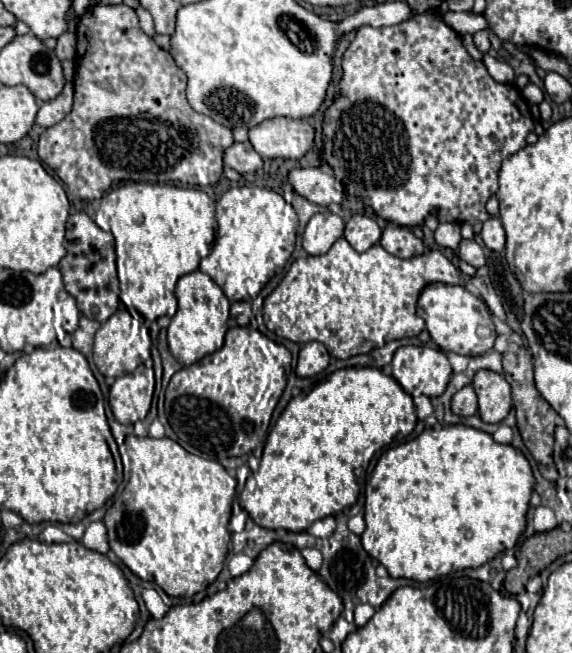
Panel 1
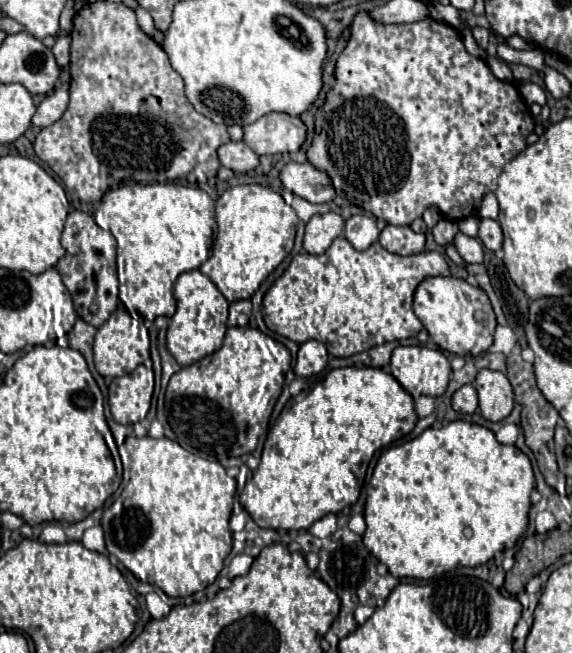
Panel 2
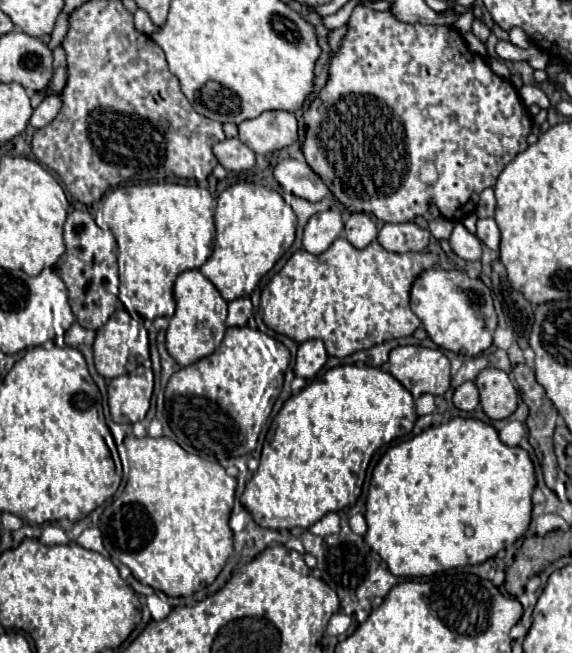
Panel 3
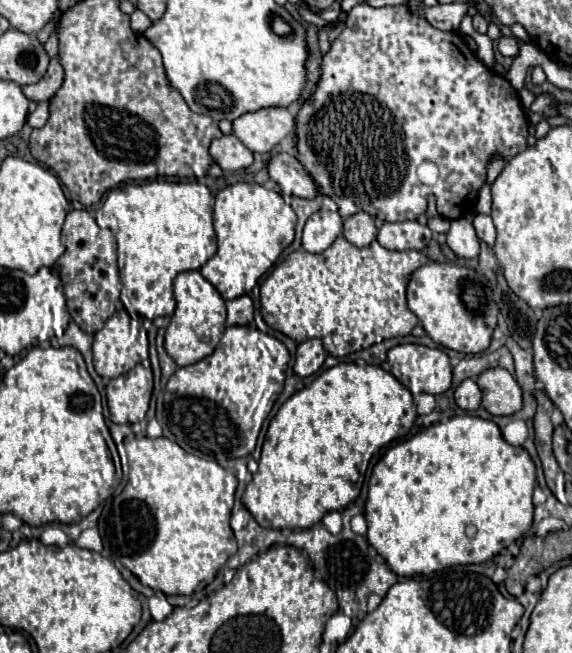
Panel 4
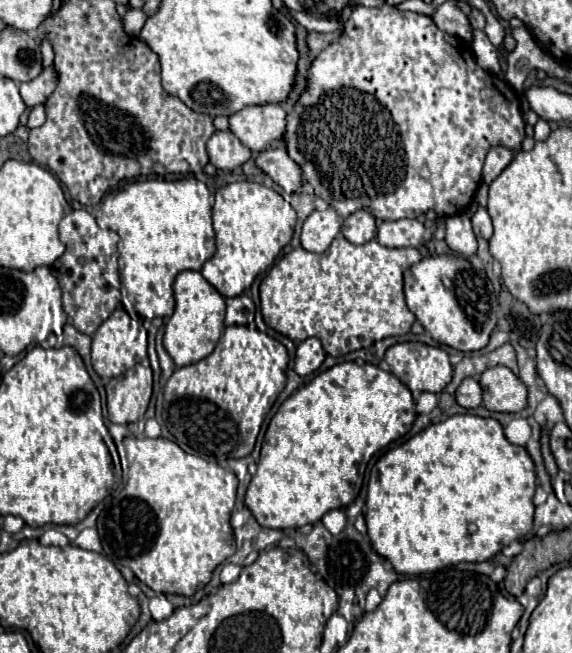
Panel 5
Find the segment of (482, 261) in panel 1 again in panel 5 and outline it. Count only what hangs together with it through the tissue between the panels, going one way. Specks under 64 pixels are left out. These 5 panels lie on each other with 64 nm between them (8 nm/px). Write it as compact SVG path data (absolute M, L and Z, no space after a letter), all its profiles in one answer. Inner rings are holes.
M458 214L458 216L450 216L446 218L446 244L450 246L450 250L454 250L456 254L462 256L474 256L478 242L470 224L470 218L466 214Z

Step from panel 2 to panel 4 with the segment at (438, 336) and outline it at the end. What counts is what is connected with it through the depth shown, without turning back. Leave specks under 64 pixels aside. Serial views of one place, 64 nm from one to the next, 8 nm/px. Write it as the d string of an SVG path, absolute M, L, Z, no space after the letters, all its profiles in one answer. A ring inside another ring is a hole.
M424 264L410 276L408 308L418 316L428 336L444 348L460 354L480 354L492 342L498 306L492 298L488 280L480 272L456 264Z

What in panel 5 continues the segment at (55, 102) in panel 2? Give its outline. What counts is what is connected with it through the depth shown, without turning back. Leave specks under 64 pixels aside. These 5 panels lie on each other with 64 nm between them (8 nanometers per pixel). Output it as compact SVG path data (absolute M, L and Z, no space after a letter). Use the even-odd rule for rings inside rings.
M34 106L30 112L30 118L28 118L28 128L38 128L44 124L44 120L46 120L44 106Z

